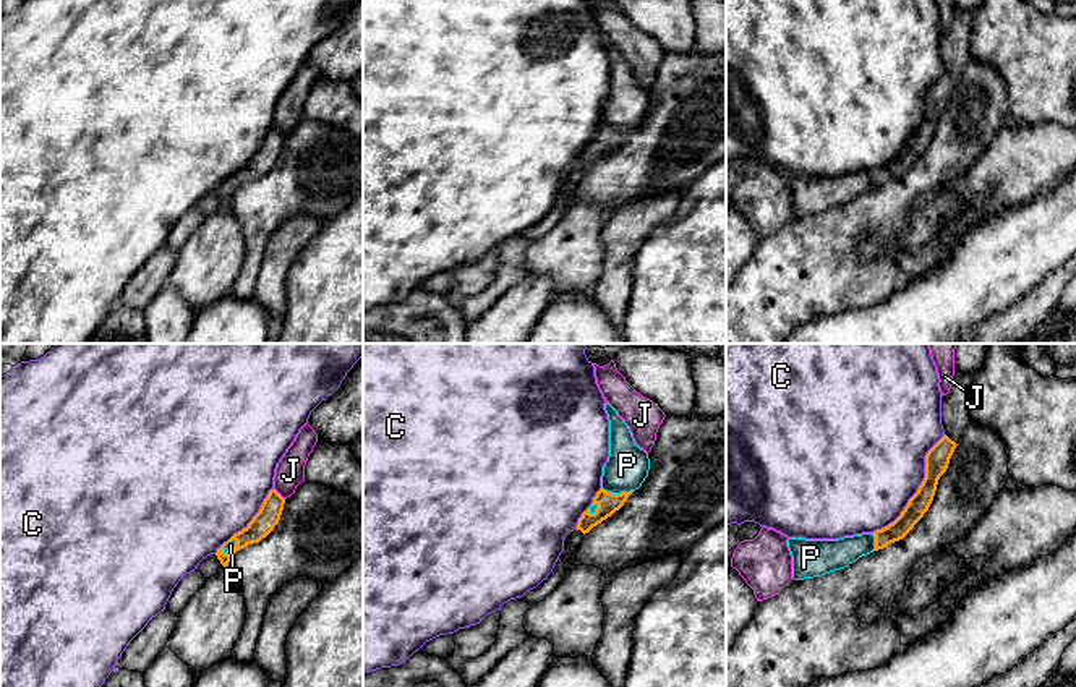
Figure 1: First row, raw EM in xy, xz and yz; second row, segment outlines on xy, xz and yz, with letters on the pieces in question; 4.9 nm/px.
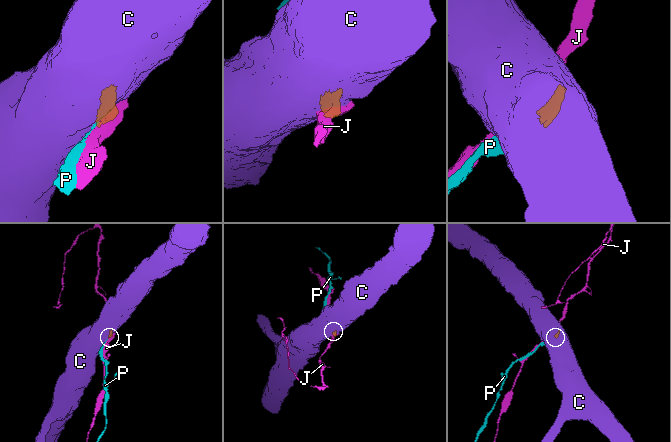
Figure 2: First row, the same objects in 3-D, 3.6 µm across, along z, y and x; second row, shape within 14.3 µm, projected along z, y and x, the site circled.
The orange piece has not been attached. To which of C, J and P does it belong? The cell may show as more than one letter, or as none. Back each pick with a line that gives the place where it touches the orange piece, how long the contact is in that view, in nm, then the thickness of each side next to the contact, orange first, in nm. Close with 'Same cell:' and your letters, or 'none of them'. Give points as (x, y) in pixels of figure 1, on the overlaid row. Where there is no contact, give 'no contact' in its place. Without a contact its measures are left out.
P: meets orange in xz at (618, 494); contact 160 nm long; 110 nm thick on the orange side, 220 nm on the other
Same cell: P

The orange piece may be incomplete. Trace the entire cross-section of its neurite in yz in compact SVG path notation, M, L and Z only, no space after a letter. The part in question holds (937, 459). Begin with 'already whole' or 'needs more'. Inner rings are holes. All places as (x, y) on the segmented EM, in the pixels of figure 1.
needs more; M954 371L951 389L942 397L942 425L945 436L925 455L925 478L909 499L901 515L888 527L873 533L844 536L839 540L789 538L792 556L792 578L822 577L856 562L859 557L883 549L903 540L929 510L940 476L946 472L950 459L971 423L969 400L974 373Z

